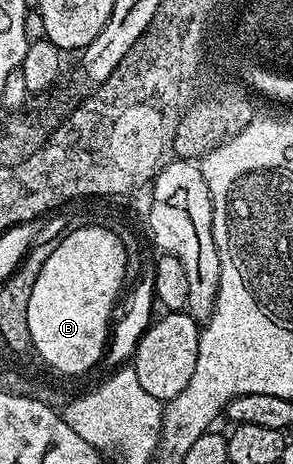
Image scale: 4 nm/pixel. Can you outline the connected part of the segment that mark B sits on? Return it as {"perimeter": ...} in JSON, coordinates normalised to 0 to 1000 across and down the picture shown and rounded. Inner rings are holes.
{"perimeter":[[[273,489],[208,513],[181,530],[171,560],[157,560],[157,569],[143,569],[143,586],[130,586],[130,603],[116,603],[102,664],[89,664],[109,754],[119,756],[154,791],[174,793],[205,810],[287,806],[304,789],[324,784],[328,774],[338,778],[358,769],[362,739],[375,728],[375,696],[389,685],[382,657],[392,655],[396,640],[410,634],[410,614],[427,614],[430,569],[433,547],[423,541],[416,517],[392,500],[358,489]]]}

